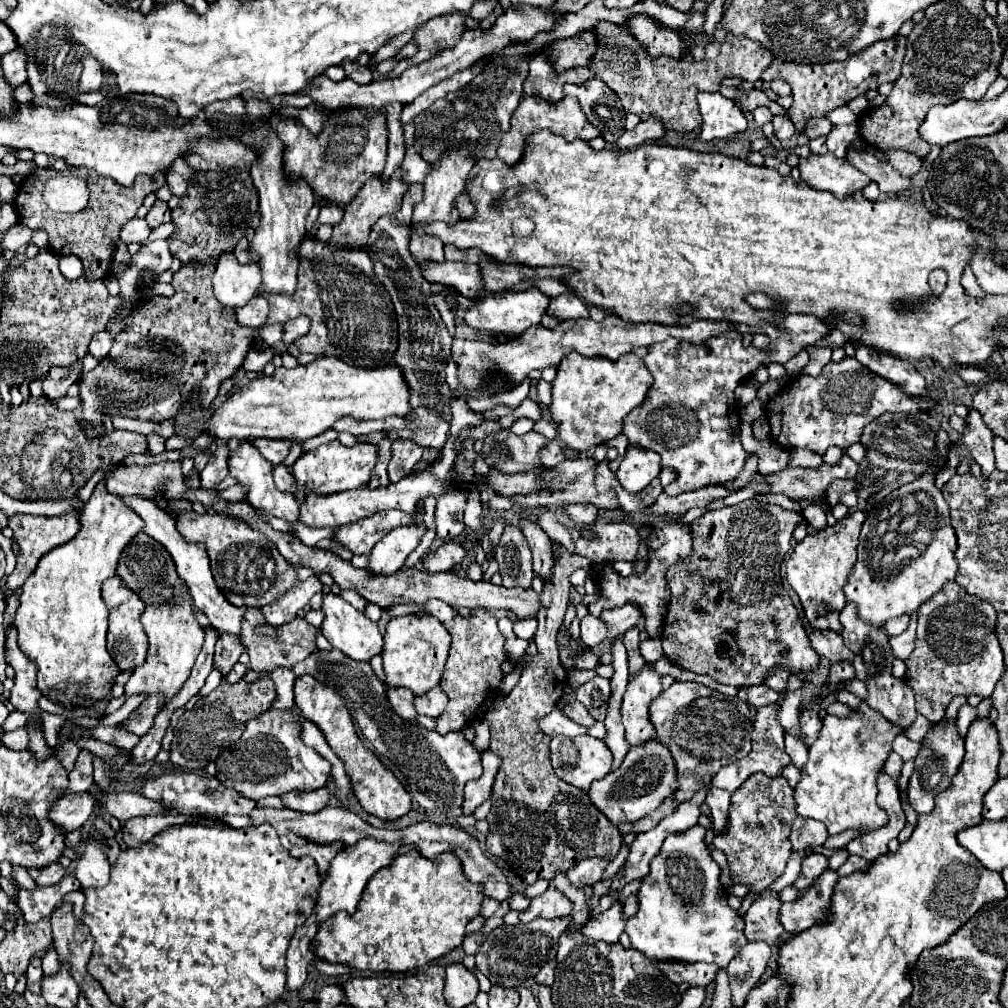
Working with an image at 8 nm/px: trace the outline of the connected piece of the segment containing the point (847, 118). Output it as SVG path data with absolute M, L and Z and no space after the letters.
M843 105L843 107L837 107L835 111L831 111L831 113L827 115L827 119L829 119L833 125L849 125L849 123L857 121L857 115L855 115L847 105Z

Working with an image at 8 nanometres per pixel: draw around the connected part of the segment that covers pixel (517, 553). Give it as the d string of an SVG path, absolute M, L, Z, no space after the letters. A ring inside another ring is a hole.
M505 527L495 549L495 561L499 563L503 587L531 587L531 551L519 527Z

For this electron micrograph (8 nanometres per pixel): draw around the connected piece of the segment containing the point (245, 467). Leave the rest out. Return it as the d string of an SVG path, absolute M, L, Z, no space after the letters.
M243 443L229 457L231 457L231 463L229 463L231 465L231 471L229 471L229 475L231 477L237 477L239 479L239 485L247 487L247 501L255 509L261 509L261 511L265 511L267 515L273 515L273 517L281 517L281 519L285 519L289 523L297 523L299 521L299 501L297 501L297 497L277 491L277 487L273 483L273 475L271 475L273 465L267 463L261 457L261 453L259 453L257 447L253 447L249 443Z

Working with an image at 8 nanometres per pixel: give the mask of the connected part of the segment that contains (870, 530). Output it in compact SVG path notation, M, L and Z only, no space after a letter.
M921 475L917 481L891 491L887 497L879 501L877 507L873 507L867 513L859 537L859 557L851 569L847 583L843 585L843 593L847 601L857 605L859 617L863 621L881 627L885 625L885 621L893 617L911 615L921 607L921 603L933 597L943 587L945 581L955 579L957 573L955 549L957 549L957 537L951 527L949 507L941 491L935 487L933 475Z

